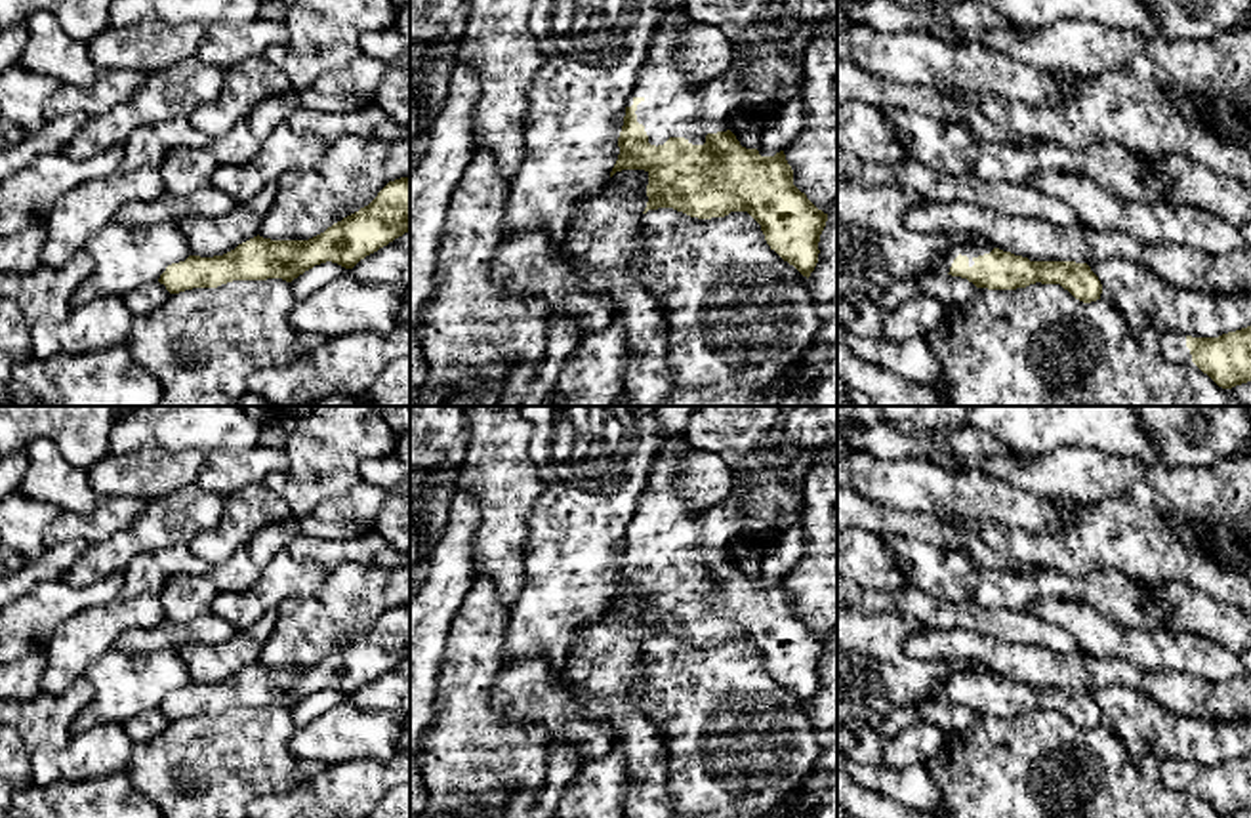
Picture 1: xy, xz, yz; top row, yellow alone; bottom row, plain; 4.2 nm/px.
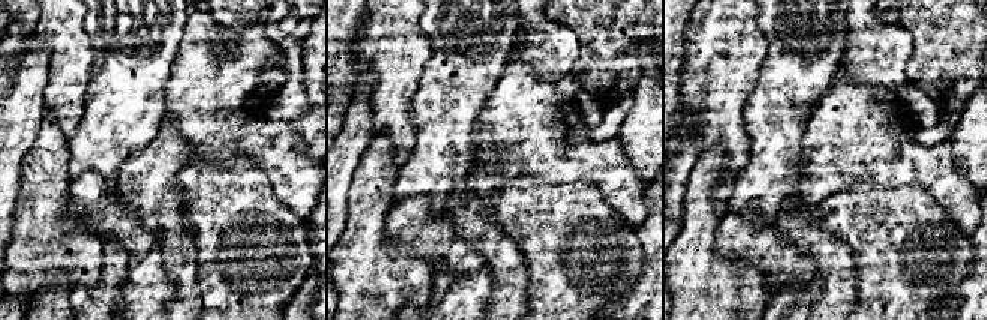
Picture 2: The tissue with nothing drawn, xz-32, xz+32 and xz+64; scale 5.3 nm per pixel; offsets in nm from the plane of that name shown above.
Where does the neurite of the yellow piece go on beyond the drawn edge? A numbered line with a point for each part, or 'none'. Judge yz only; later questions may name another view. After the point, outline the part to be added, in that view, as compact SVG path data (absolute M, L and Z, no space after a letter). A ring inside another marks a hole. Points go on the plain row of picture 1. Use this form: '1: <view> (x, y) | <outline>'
1: yz (971, 677) | M971 669L971 671L961 671L961 673L957 673L957 675L954 675L952 679L948 679L942 686L940 686L940 690L936 692L936 696L938 696L938 700L942 700L942 702L948 702L950 700L950 694L952 694L952 690L954 690L954 686L961 681L961 683L967 683L969 685L969 694L973 694L974 692L974 685L978 685L978 683L984 683L984 681L990 681L994 677L994 673L992 671L974 671L974 669Z
2: yz (1173, 771) | M1167 759L1159 763L1163 784L1173 791L1192 787L1190 776L1186 774L1186 763L1180 759Z

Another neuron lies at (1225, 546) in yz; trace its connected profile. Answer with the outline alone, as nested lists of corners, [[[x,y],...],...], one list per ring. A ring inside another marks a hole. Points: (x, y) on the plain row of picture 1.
[[[1188,521],[1200,547],[1220,566],[1230,562],[1251,580],[1251,536],[1203,521]]]

